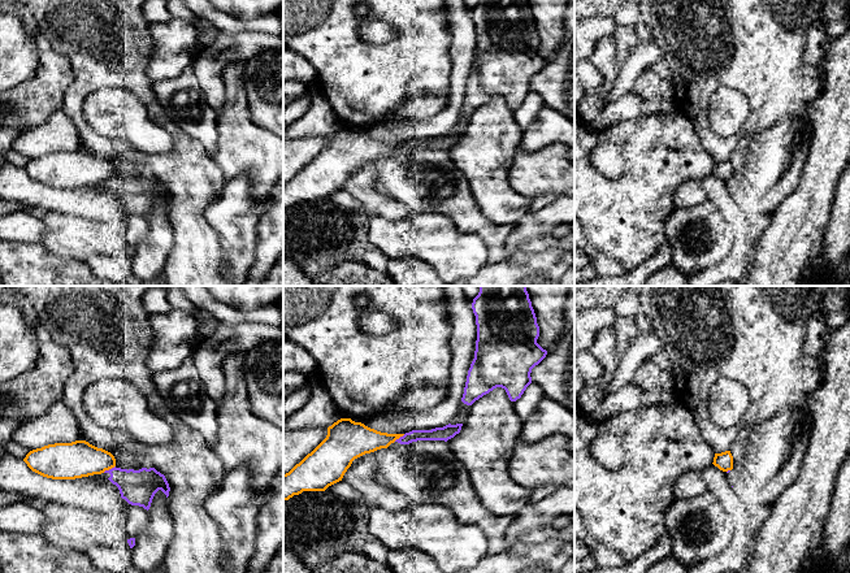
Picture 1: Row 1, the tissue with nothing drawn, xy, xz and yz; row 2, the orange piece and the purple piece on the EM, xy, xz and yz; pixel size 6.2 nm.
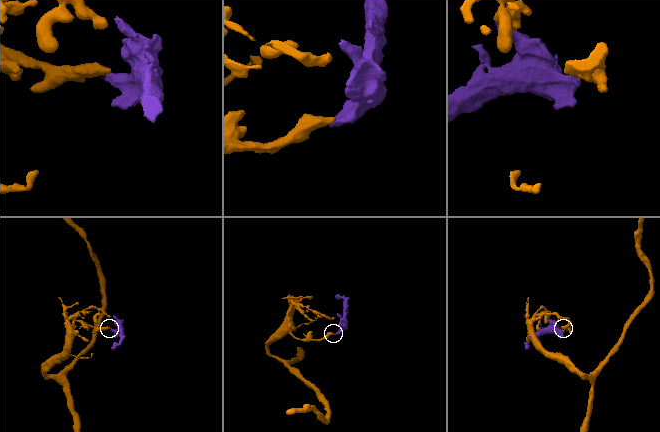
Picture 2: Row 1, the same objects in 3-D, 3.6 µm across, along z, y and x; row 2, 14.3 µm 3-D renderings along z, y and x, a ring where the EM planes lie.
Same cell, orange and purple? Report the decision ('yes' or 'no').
no

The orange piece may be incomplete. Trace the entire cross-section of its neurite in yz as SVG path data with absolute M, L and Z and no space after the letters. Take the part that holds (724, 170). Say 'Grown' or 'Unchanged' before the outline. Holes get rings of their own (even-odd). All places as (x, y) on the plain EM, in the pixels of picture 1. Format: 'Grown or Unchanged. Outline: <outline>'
Unchanged. Outline: M730 160L715 162L712 173L723 181L732 179L733 178L733 165Z

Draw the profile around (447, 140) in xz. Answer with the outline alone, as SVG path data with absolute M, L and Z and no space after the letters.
M463 133L456 134L446 134L443 136L435 136L431 139L412 139L406 142L403 146L396 148L395 151L400 153L409 153L417 149L444 149L454 147L456 143L460 142Z

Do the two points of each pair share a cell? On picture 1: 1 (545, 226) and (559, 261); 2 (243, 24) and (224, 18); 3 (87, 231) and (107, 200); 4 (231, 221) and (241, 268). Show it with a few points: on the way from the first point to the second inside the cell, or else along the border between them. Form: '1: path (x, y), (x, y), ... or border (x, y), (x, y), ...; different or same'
1: border (555, 246), (538, 251), (524, 250); different
2: path (238, 24), (229, 24); same
3: border (65, 213), (96, 220); different
4: path (238, 233), (239, 256); same

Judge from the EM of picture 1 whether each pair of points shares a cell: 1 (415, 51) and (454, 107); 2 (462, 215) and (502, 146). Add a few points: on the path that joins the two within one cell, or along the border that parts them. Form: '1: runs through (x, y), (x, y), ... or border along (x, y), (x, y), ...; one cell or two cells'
1: border along (452, 65), (449, 92), (446, 95); two cells
2: border along (458, 169), (465, 177), (480, 211), (490, 221); two cells

